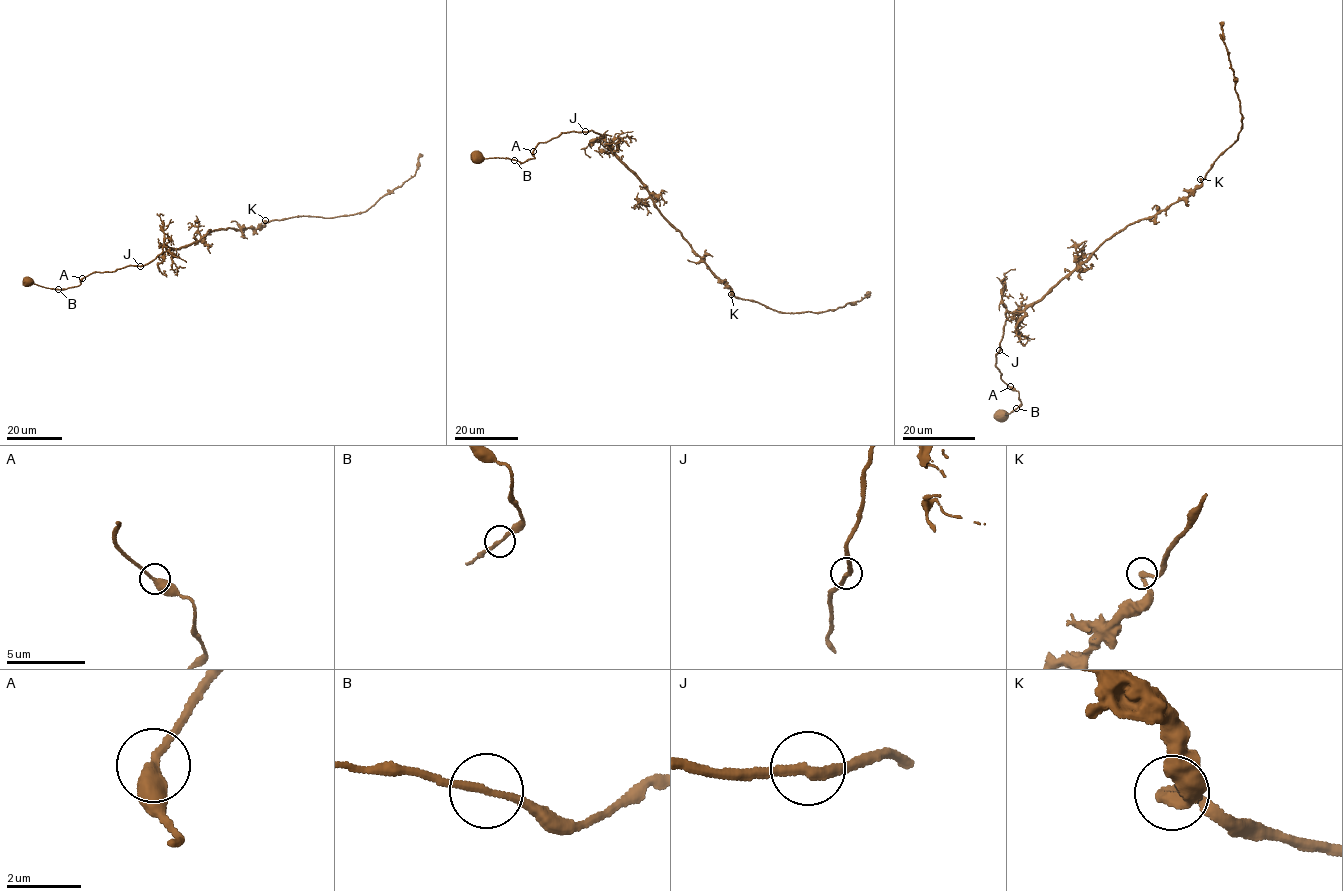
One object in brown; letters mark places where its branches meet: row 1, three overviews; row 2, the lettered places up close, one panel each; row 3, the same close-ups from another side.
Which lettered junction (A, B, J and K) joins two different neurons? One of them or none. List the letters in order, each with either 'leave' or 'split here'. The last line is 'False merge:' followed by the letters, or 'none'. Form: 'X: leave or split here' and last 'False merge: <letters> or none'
A: leave
B: leave
J: leave
K: leave
False merge: none

